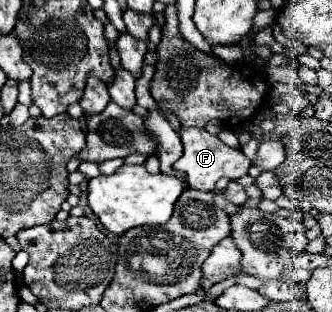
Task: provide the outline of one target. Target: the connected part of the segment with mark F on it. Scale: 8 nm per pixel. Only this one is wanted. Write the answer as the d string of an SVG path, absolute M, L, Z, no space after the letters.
M181 129L181 141L183 141L183 157L175 163L177 171L187 173L187 183L191 189L201 189L201 191L213 191L217 179L227 177L227 179L239 179L243 175L247 175L251 161L243 155L243 151L239 149L231 149L227 147L219 137L209 135L205 129Z

